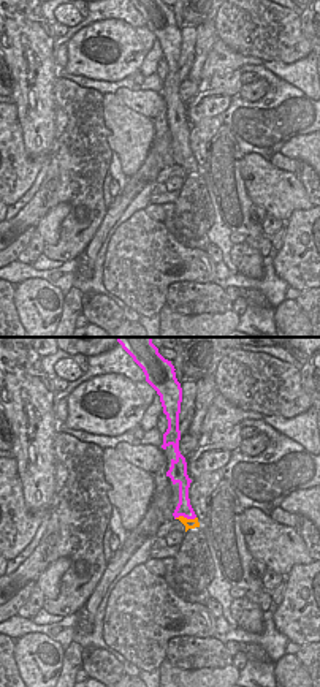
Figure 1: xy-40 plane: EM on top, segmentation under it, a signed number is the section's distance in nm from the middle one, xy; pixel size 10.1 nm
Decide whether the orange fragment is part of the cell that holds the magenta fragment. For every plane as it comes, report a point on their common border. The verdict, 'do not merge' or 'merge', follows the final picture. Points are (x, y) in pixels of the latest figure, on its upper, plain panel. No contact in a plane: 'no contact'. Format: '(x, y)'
(184, 162)

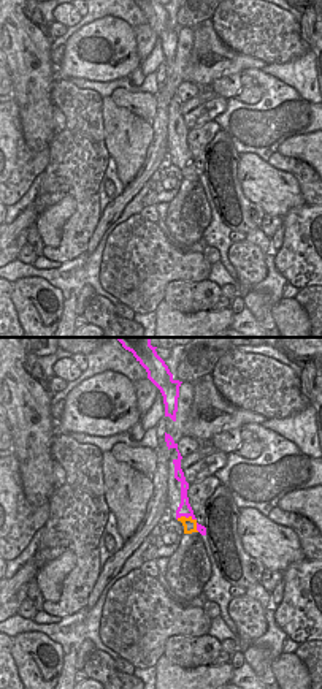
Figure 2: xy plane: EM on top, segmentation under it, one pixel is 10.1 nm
(186, 162)

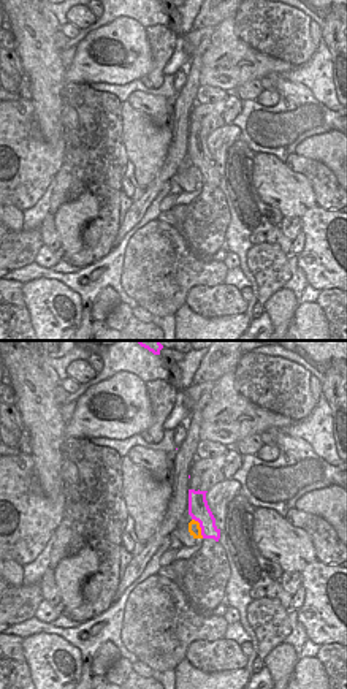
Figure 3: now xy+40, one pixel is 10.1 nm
(200, 171)

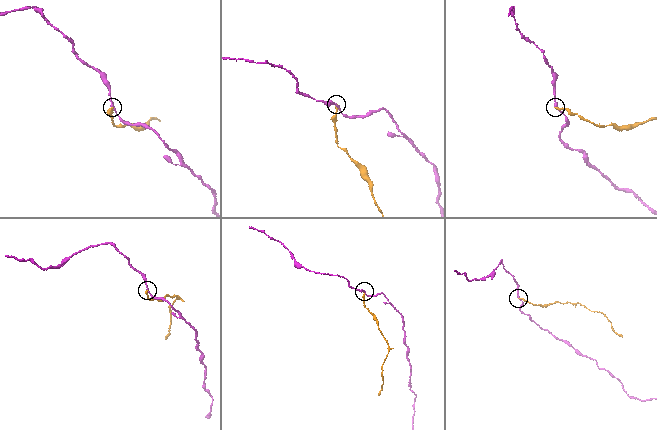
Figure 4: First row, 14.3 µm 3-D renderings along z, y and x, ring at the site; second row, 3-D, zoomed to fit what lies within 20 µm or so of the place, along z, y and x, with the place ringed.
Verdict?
do not merge

